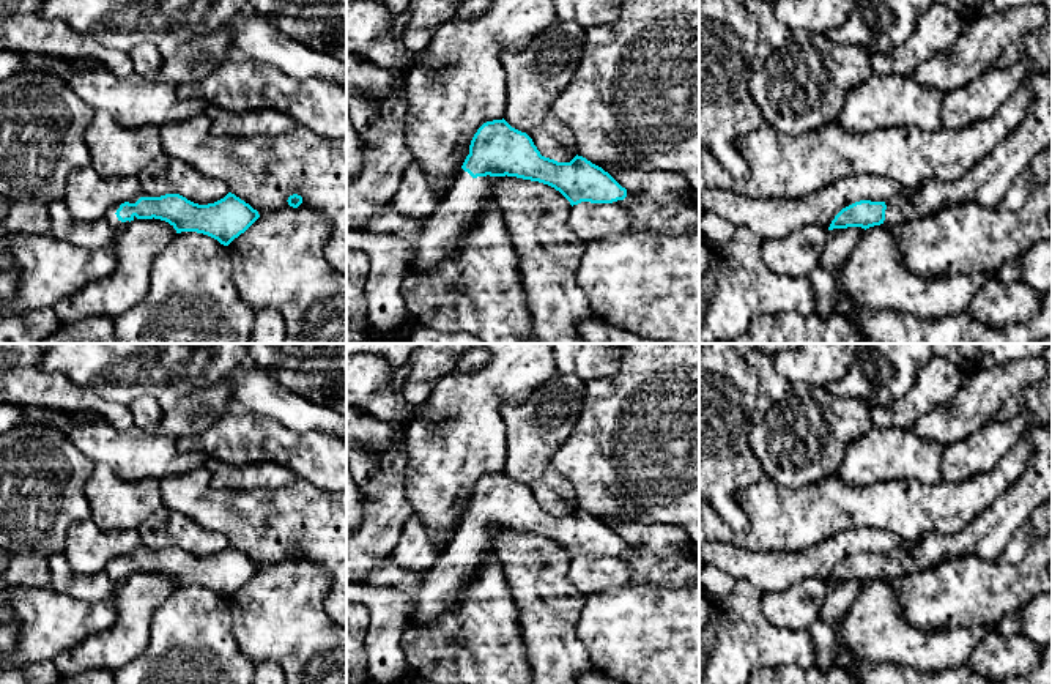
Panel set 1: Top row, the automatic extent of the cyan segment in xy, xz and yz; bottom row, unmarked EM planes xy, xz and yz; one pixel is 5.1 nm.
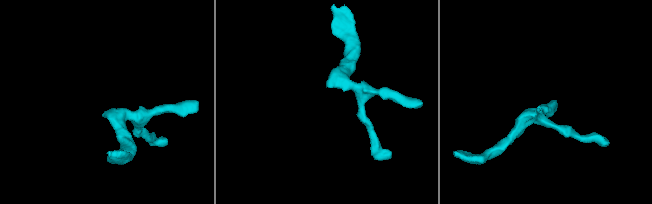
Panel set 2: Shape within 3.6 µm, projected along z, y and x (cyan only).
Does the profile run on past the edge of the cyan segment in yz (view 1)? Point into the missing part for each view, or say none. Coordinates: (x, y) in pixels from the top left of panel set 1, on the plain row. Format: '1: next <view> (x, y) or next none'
1: next yz (986, 536)

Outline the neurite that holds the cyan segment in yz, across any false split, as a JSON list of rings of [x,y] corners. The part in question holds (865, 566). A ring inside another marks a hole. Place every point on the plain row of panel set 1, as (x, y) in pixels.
[[[1028,426],[1033,446],[1022,476],[991,507],[967,526],[950,534],[923,533],[912,548],[893,548],[885,555],[860,553],[843,561],[828,583],[887,577],[902,580],[958,555],[998,559],[1009,537],[1021,530],[1033,509],[1052,495],[1052,426]]]

